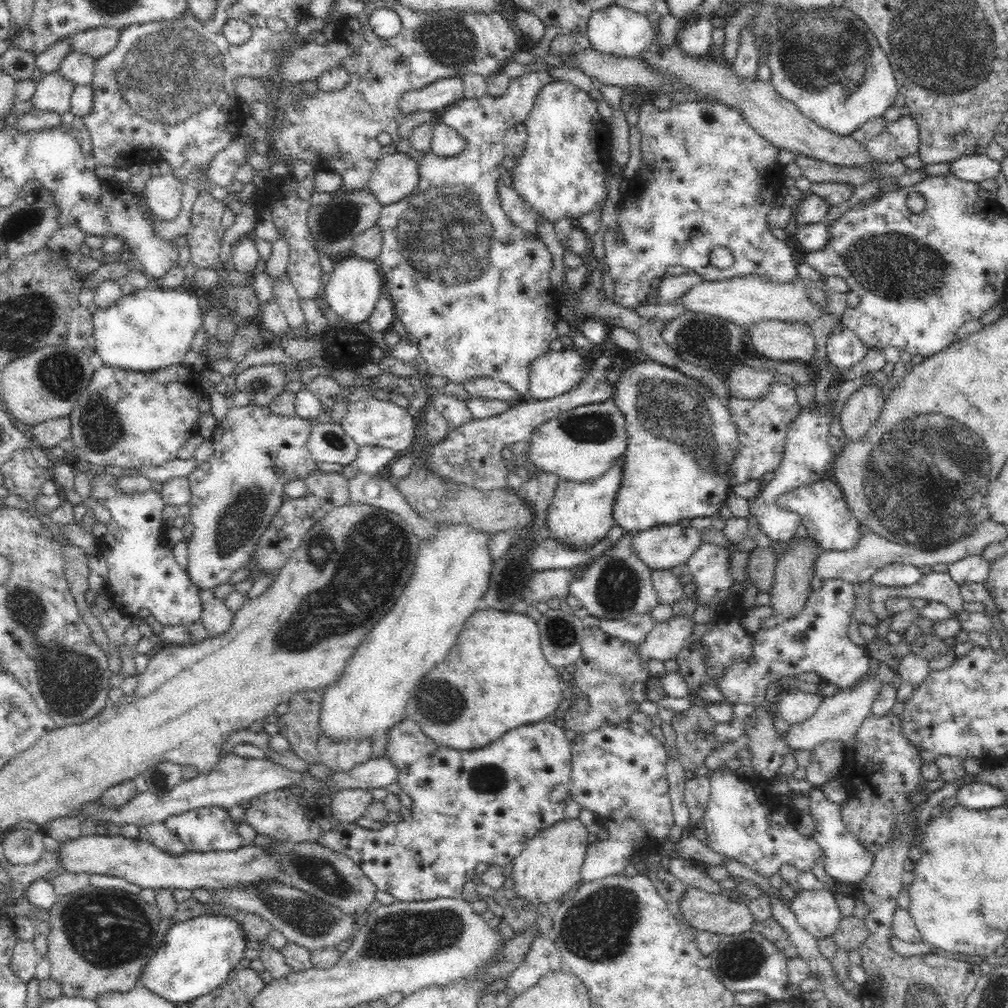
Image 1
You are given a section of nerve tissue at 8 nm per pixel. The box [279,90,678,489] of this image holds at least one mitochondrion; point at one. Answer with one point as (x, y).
(446, 234)

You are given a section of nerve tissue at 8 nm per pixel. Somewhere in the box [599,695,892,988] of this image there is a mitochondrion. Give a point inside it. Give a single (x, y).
(744, 959)

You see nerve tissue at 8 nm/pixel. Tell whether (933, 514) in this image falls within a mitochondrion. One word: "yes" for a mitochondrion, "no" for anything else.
yes

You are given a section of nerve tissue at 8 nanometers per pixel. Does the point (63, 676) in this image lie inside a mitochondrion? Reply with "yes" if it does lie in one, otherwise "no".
yes

